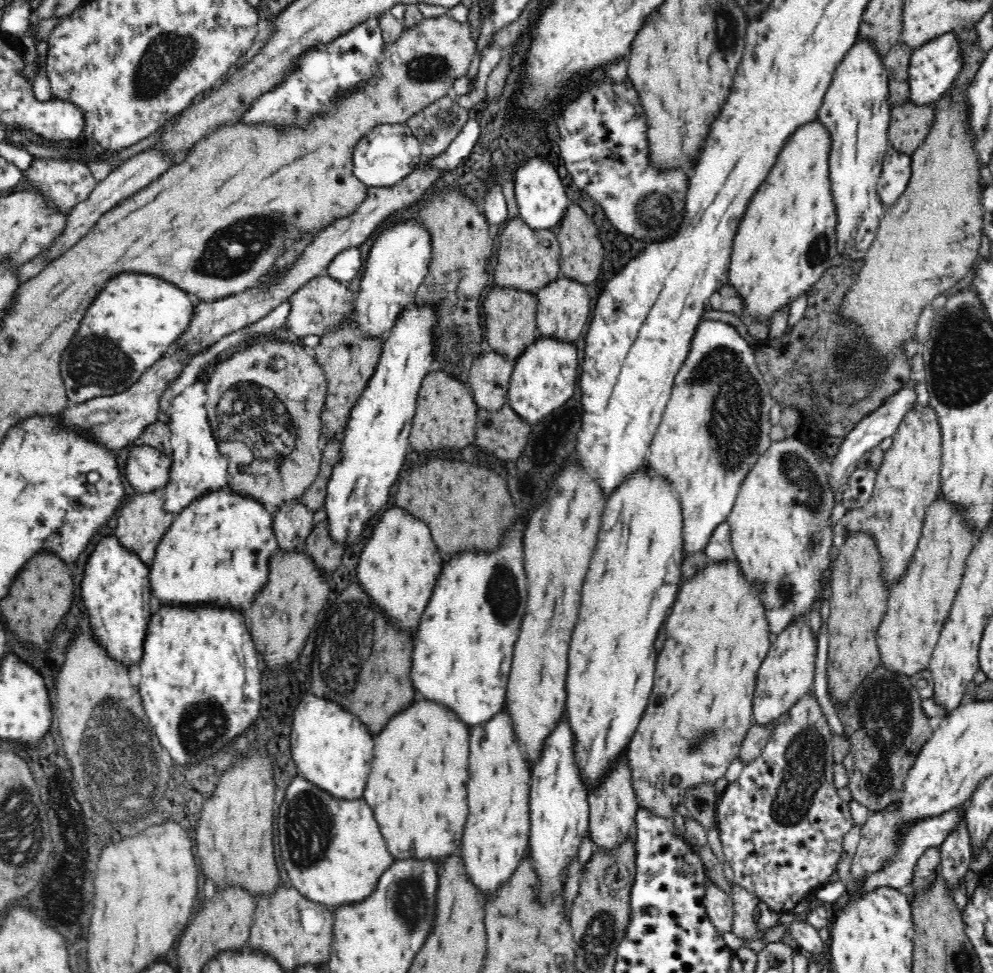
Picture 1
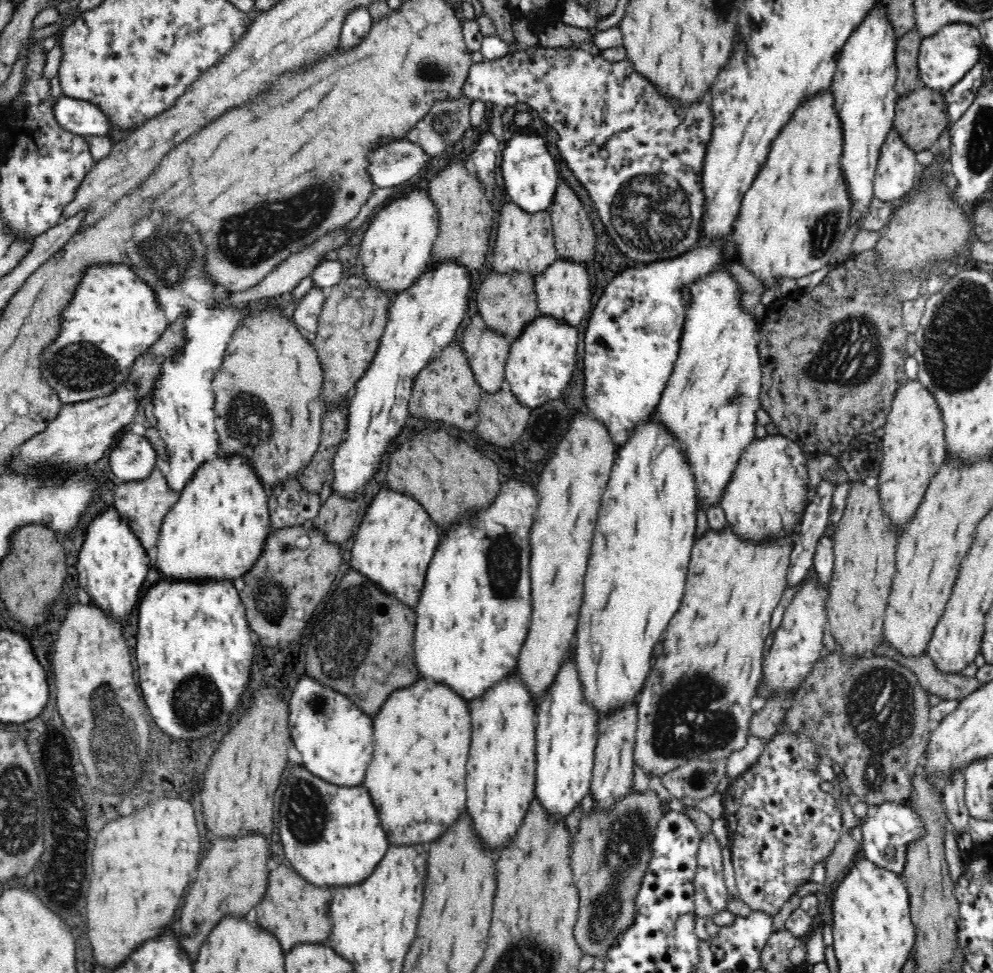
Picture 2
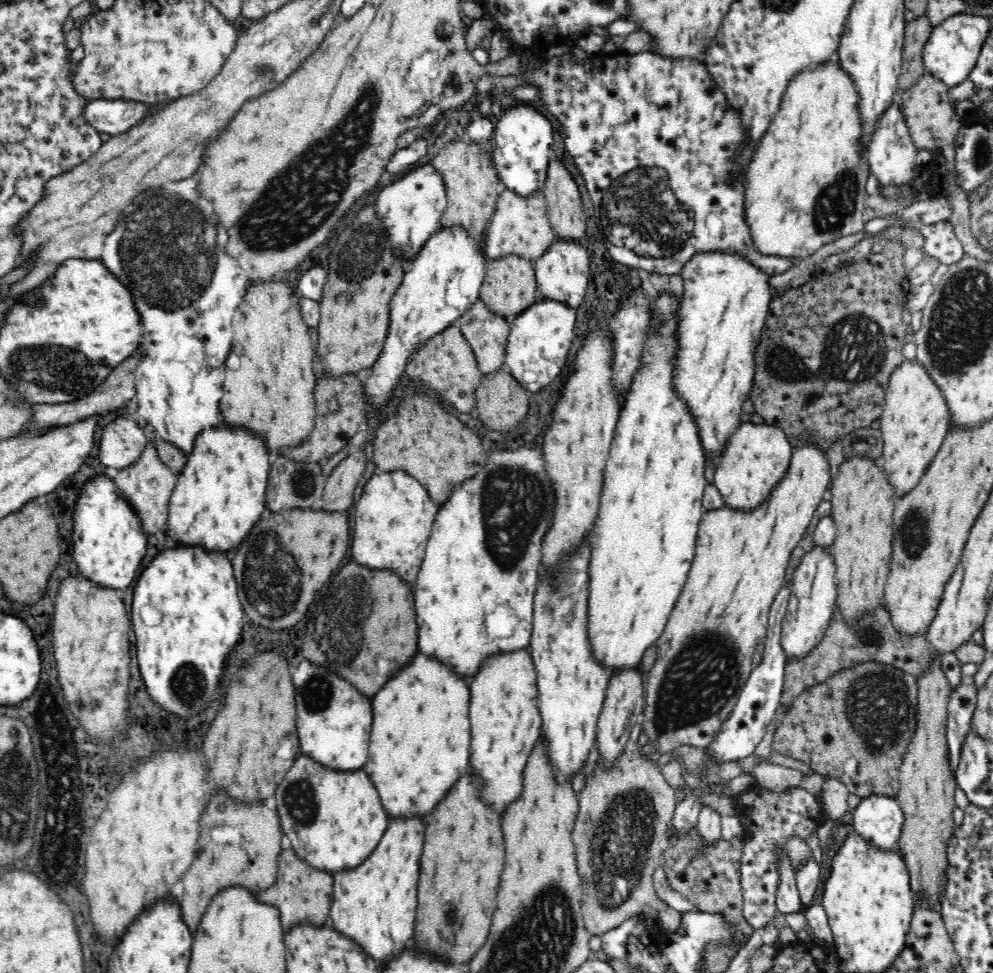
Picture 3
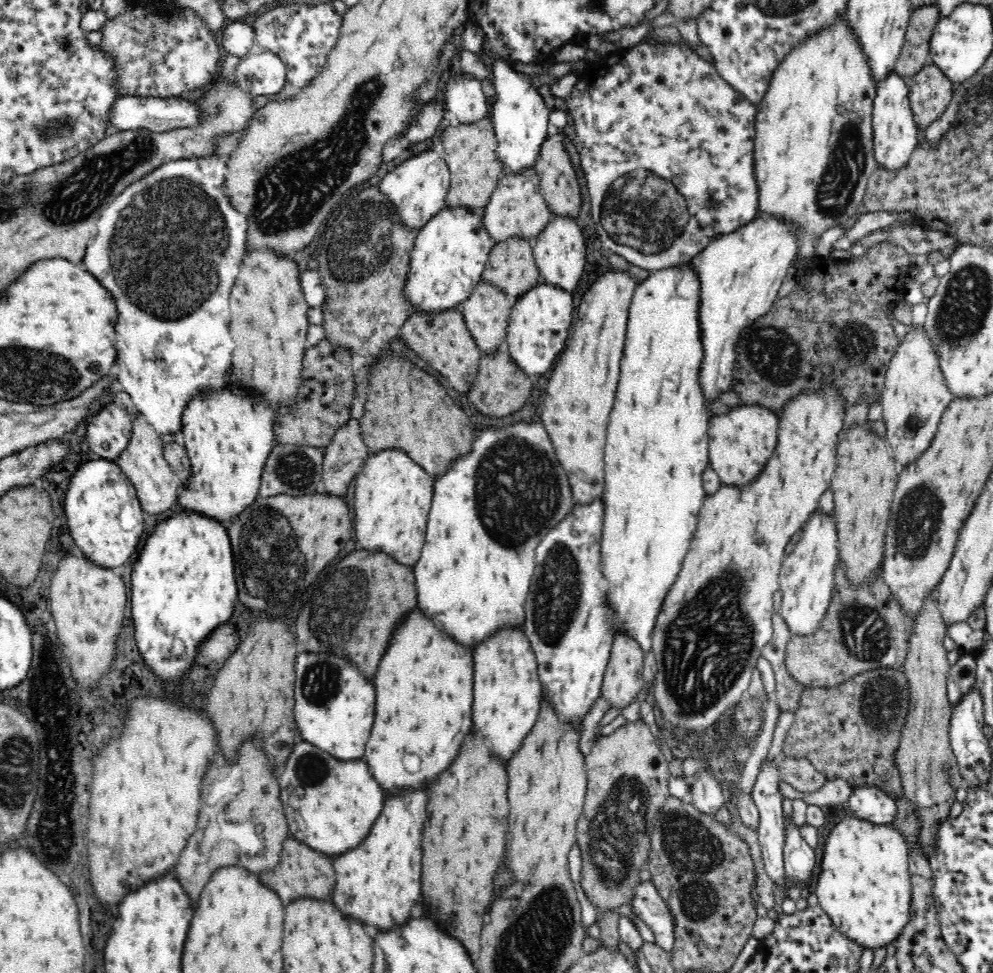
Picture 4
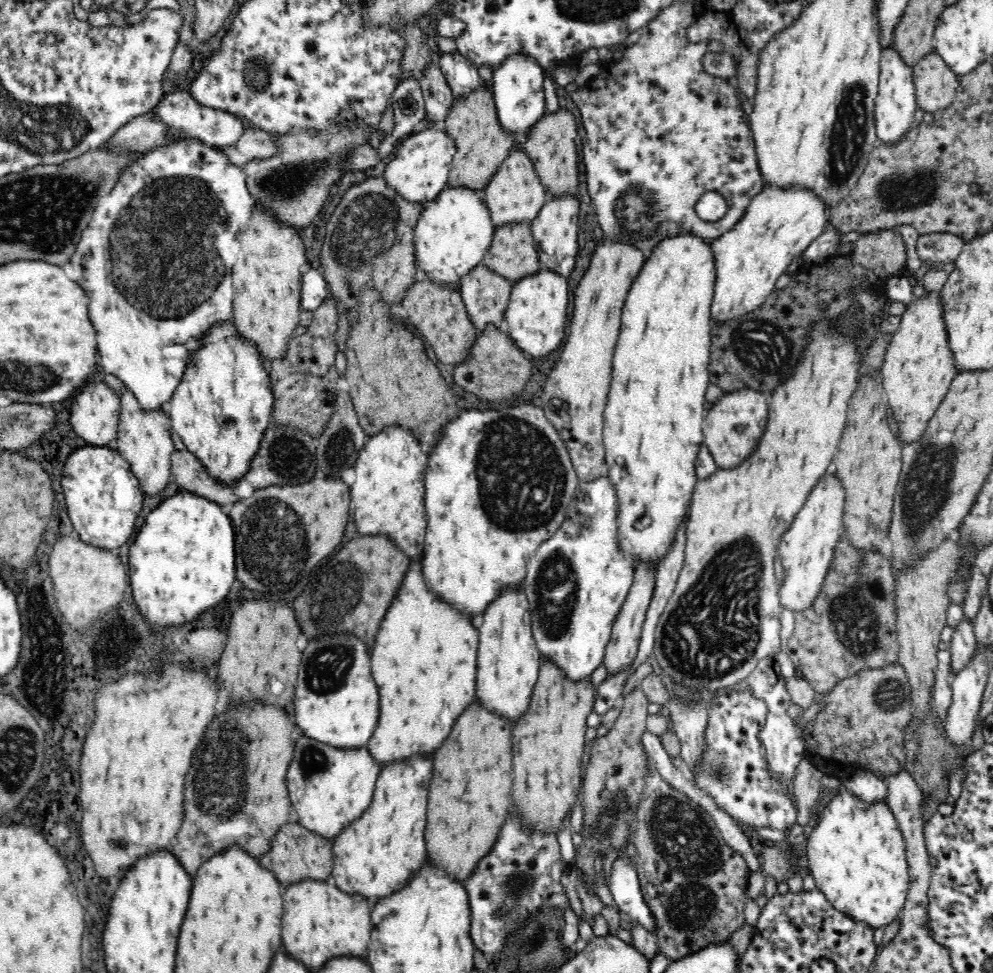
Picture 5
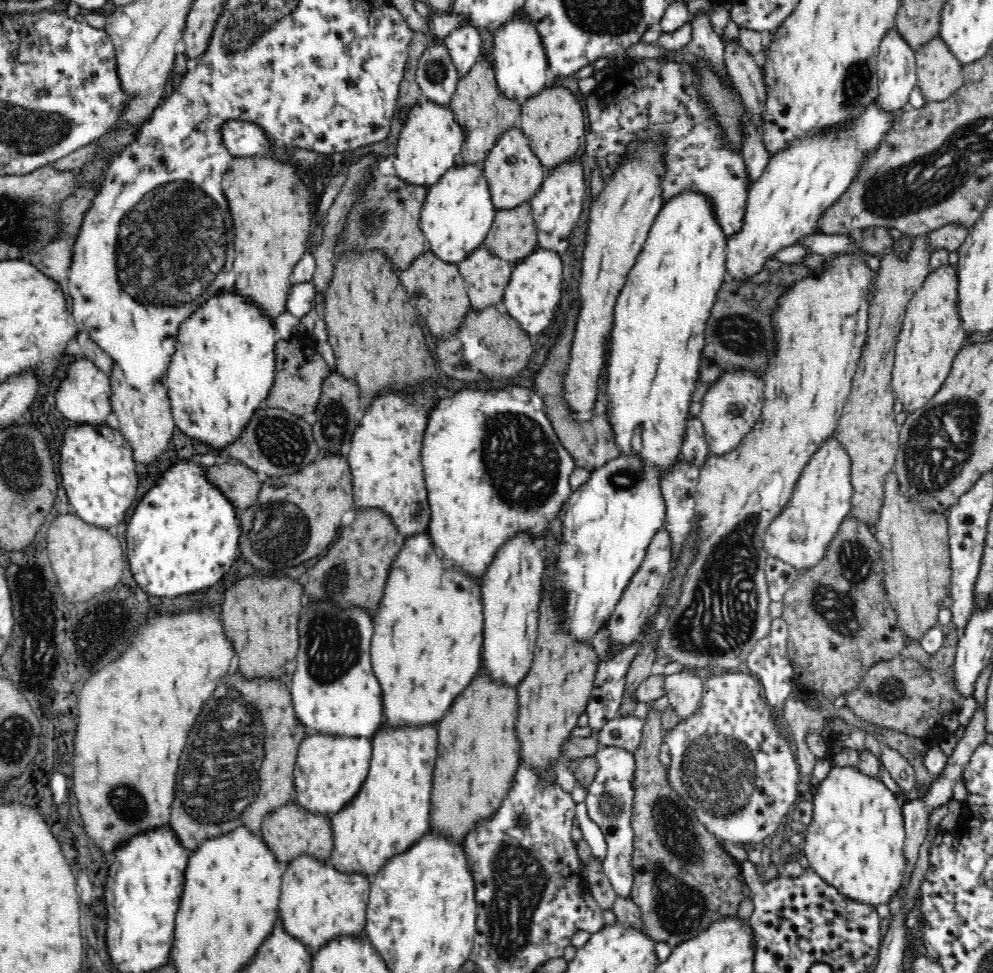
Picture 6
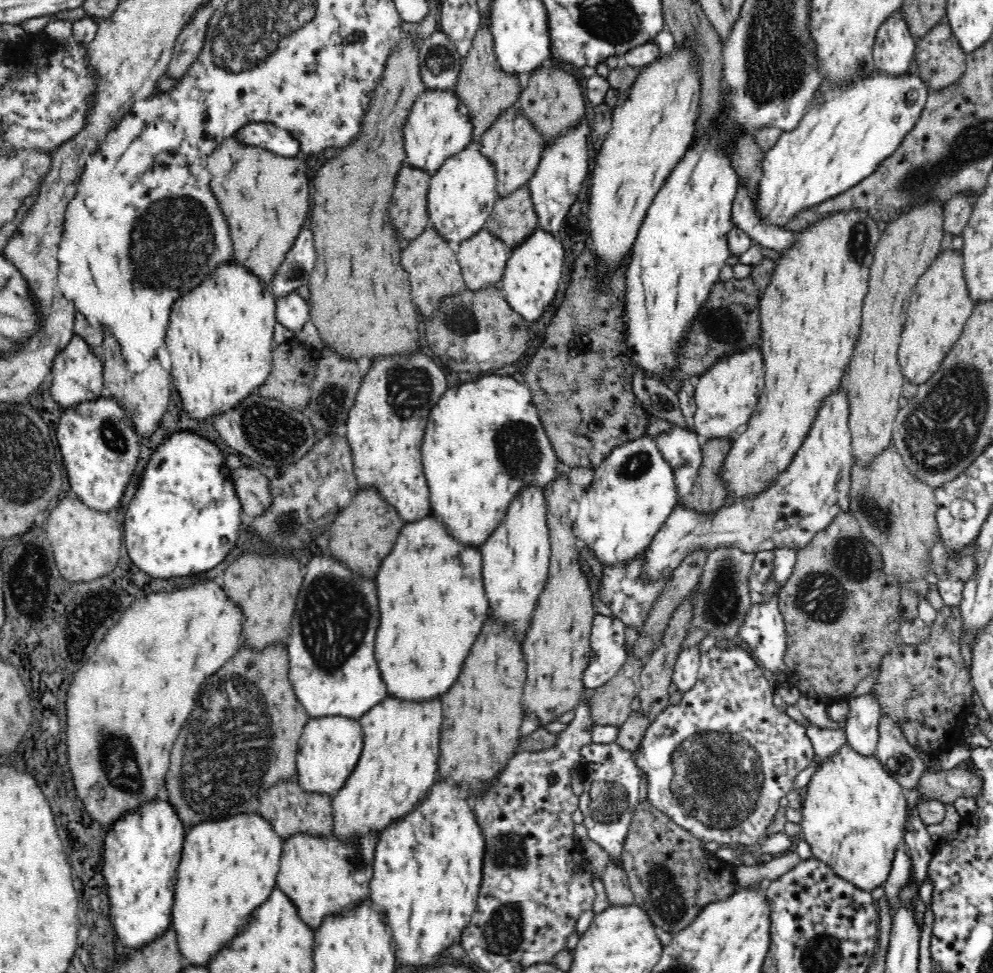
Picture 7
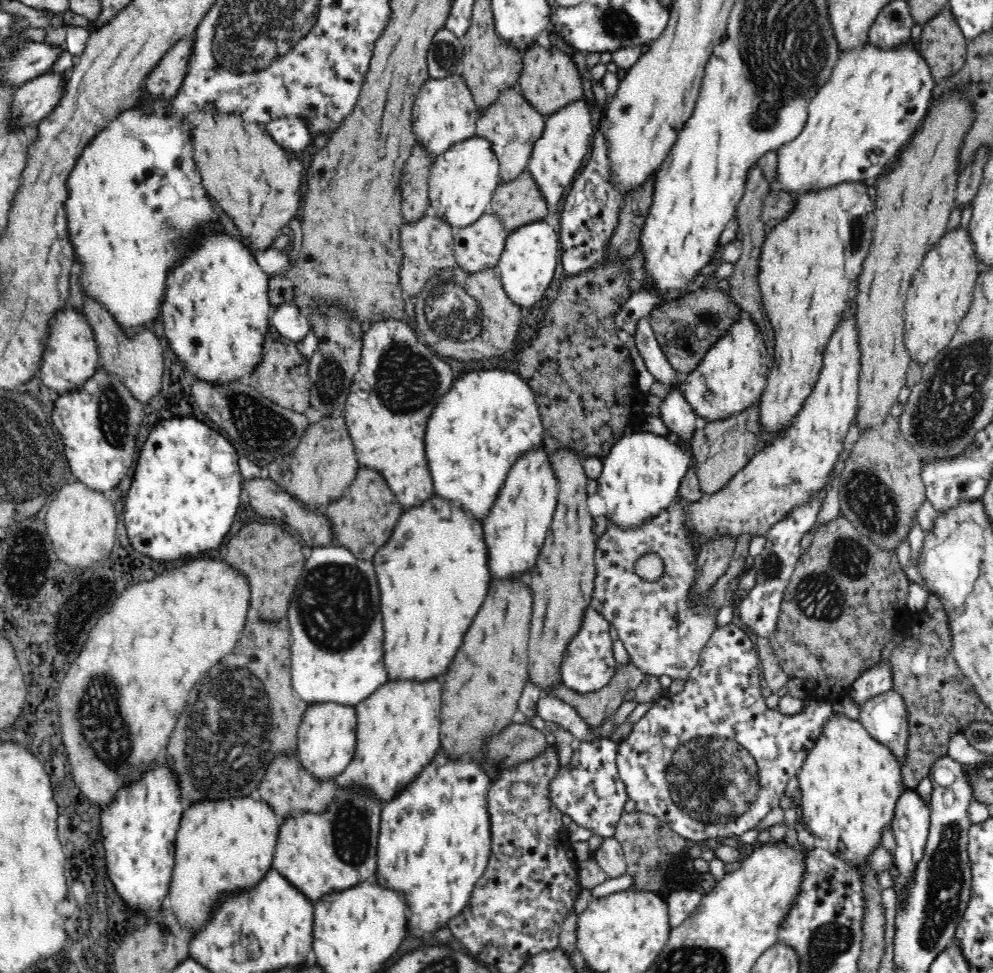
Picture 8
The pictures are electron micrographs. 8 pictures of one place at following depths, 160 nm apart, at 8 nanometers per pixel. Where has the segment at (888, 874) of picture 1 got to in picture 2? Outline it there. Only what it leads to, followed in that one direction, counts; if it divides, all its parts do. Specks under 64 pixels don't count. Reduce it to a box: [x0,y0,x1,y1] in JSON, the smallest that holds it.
[857,800,922,874]

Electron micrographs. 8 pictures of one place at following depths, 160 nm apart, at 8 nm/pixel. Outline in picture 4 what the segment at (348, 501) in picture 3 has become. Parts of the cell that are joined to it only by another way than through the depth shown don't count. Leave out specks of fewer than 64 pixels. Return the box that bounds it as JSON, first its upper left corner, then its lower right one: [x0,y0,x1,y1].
[322,418,369,494]

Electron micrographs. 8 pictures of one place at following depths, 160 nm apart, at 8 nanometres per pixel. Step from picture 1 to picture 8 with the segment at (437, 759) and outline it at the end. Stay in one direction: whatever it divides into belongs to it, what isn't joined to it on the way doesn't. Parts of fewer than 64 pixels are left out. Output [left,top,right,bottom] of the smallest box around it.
[371,495,491,680]

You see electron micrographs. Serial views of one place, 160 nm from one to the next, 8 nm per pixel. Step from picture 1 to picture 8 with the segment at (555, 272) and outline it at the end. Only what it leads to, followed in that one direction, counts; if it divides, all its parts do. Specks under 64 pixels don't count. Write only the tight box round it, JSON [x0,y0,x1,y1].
[475,87,544,182]

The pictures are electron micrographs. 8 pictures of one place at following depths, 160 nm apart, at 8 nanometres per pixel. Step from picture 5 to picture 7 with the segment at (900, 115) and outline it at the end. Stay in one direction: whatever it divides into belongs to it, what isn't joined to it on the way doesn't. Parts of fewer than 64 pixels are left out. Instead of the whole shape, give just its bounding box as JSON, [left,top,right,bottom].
[874,7,916,75]

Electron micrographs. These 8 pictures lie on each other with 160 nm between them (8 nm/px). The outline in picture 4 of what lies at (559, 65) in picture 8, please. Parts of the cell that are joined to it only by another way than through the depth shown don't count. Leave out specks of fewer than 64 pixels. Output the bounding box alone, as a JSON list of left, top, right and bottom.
[534,130,582,219]

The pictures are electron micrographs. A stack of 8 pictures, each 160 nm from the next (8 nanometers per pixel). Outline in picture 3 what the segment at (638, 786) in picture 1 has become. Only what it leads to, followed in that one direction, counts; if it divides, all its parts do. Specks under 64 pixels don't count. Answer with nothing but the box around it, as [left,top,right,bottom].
[642,433,831,794]

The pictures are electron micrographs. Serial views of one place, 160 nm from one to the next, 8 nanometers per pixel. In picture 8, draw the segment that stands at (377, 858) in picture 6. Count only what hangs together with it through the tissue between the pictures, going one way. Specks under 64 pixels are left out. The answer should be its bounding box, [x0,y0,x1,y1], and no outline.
[334,680,440,804]

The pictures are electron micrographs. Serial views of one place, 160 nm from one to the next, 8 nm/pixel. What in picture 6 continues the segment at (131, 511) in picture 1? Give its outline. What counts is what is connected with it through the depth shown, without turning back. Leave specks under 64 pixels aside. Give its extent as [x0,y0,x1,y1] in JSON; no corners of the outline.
[109,363,175,464]

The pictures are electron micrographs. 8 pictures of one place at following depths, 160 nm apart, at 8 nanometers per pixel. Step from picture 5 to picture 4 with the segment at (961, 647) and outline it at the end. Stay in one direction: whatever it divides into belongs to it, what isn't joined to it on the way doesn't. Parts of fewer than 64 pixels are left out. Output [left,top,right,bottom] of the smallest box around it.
[946,651,976,706]

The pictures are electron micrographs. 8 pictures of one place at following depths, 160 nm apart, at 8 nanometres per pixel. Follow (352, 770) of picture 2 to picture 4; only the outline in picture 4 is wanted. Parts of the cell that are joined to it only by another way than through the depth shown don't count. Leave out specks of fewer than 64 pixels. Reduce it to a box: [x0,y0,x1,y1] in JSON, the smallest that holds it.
[295,652,375,760]

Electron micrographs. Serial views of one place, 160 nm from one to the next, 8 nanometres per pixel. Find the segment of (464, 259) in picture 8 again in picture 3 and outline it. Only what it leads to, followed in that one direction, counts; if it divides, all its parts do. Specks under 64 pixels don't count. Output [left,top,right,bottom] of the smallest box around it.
[456,298,511,374]

